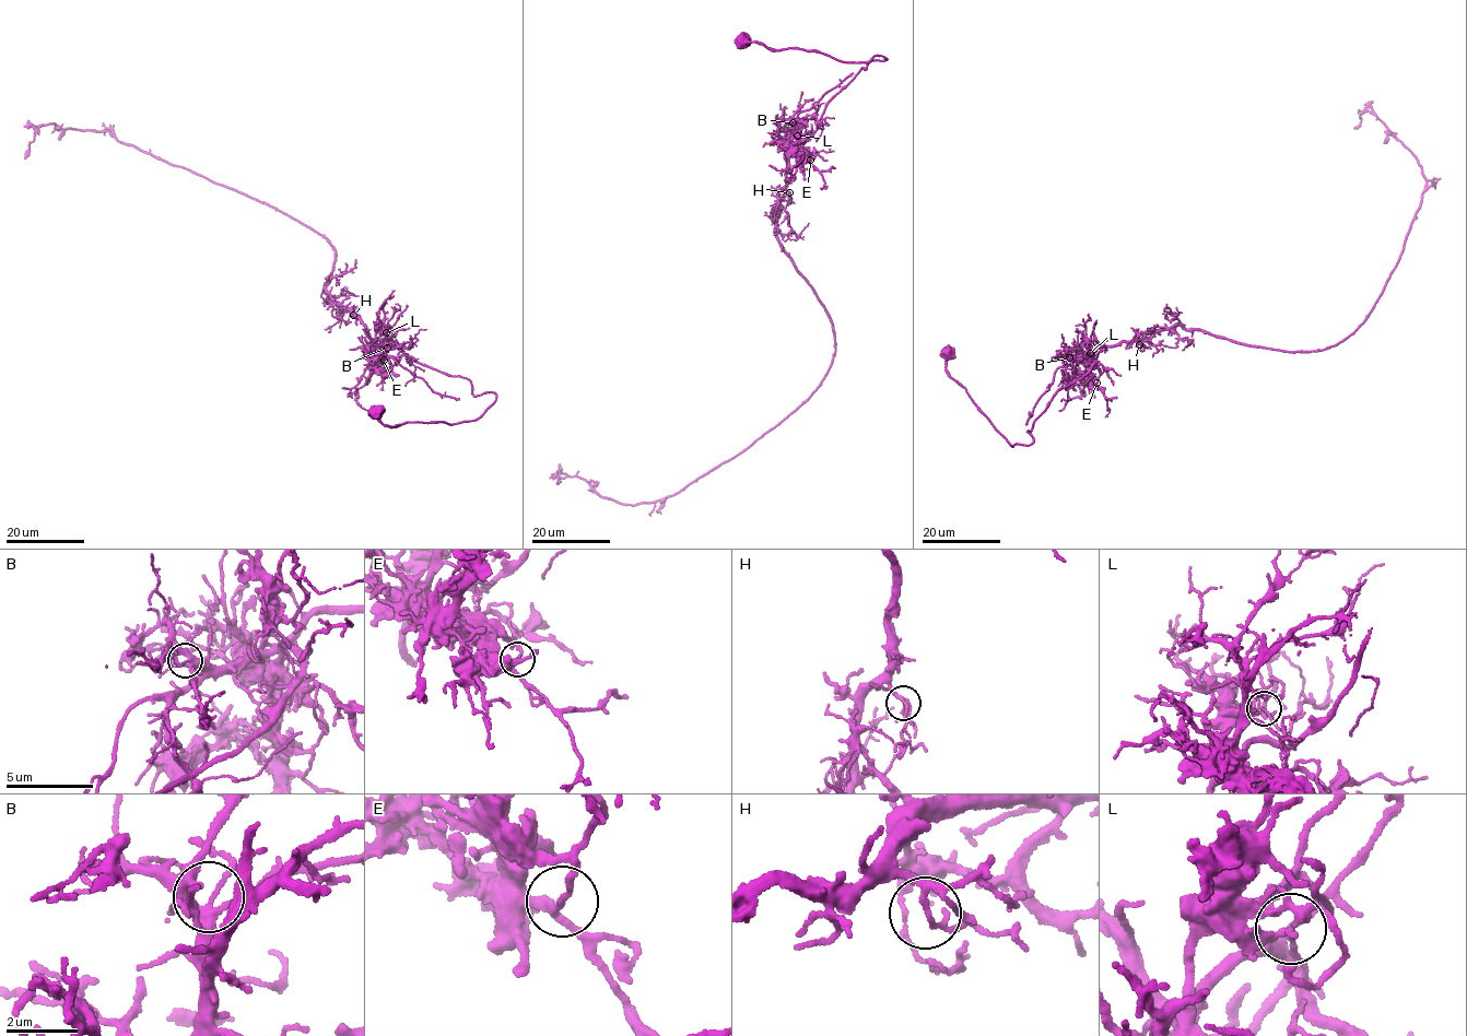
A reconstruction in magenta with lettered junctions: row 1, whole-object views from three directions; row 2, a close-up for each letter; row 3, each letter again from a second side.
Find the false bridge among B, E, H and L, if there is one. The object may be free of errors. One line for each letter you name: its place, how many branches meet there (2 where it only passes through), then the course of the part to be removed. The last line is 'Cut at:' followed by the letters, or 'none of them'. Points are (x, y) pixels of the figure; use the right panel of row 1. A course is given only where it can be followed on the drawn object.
L: (1090, 353) | 4 | (1090, 352), (1082, 364), (1182, 325), (1294, 351), (1353, 333), (1427, 181), (1375, 115), (1353, 128)
Cut at: L

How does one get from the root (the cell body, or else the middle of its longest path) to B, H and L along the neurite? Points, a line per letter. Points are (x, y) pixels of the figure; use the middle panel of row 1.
B: (743, 40), (843, 62), (885, 58), (869, 61), (819, 120), (806, 116), (793, 130), (793, 122)
H: (743, 40), (843, 62), (887, 59), (869, 61), (829, 103), (810, 140), (788, 149), (789, 192)
L: (743, 40), (843, 62), (885, 58), (869, 61), (835, 95), (810, 140), (797, 136)

